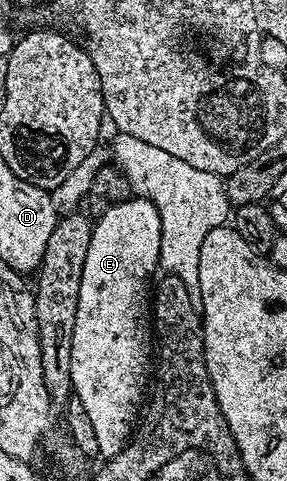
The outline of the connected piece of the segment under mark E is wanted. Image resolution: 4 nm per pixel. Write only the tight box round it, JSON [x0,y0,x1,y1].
[70,198,162,458]

